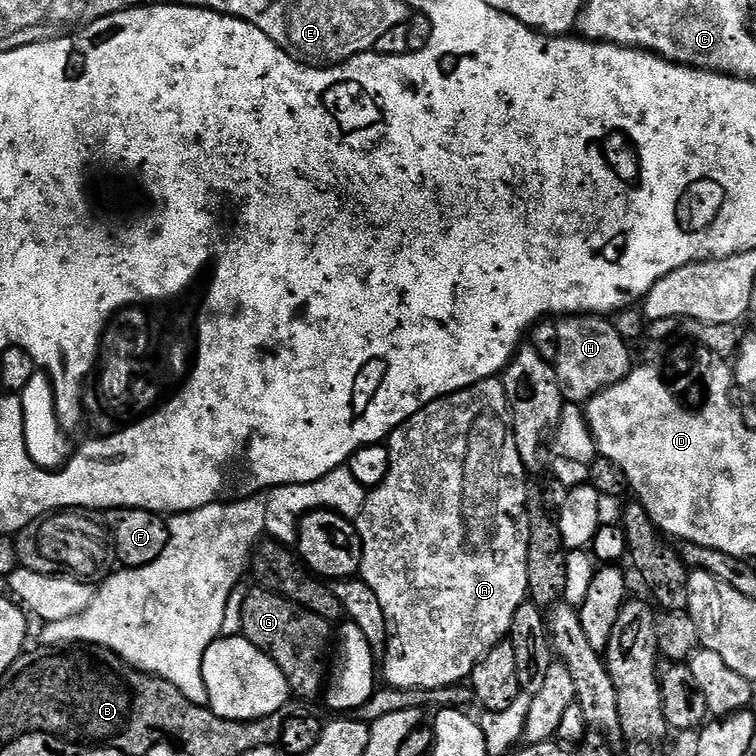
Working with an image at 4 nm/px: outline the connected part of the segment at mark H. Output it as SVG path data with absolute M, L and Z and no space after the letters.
M569 314L557 323L560 325L556 328L557 348L556 356L554 355L554 367L558 374L560 393L564 396L565 401L579 406L583 405L602 390L622 382L622 378L628 376L630 371L630 363L628 364L629 341L624 339L619 327L613 321L611 324L608 320L611 319L600 314Z

